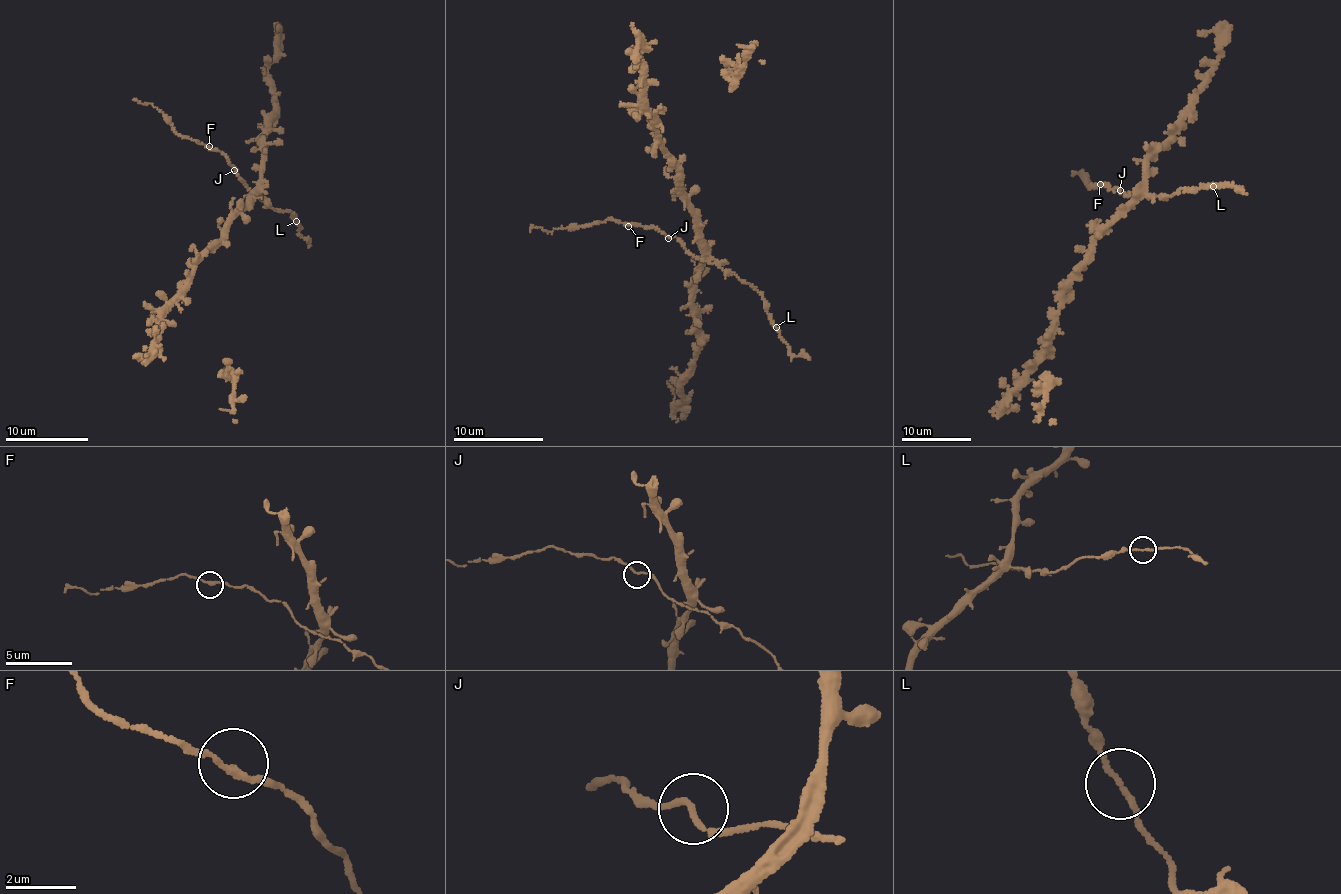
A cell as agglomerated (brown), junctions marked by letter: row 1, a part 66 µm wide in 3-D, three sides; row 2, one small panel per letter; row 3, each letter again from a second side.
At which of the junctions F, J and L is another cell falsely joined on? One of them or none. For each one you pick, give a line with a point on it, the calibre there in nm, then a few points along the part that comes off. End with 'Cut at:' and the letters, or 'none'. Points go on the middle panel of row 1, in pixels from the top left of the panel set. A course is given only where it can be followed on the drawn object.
Cut at: none

